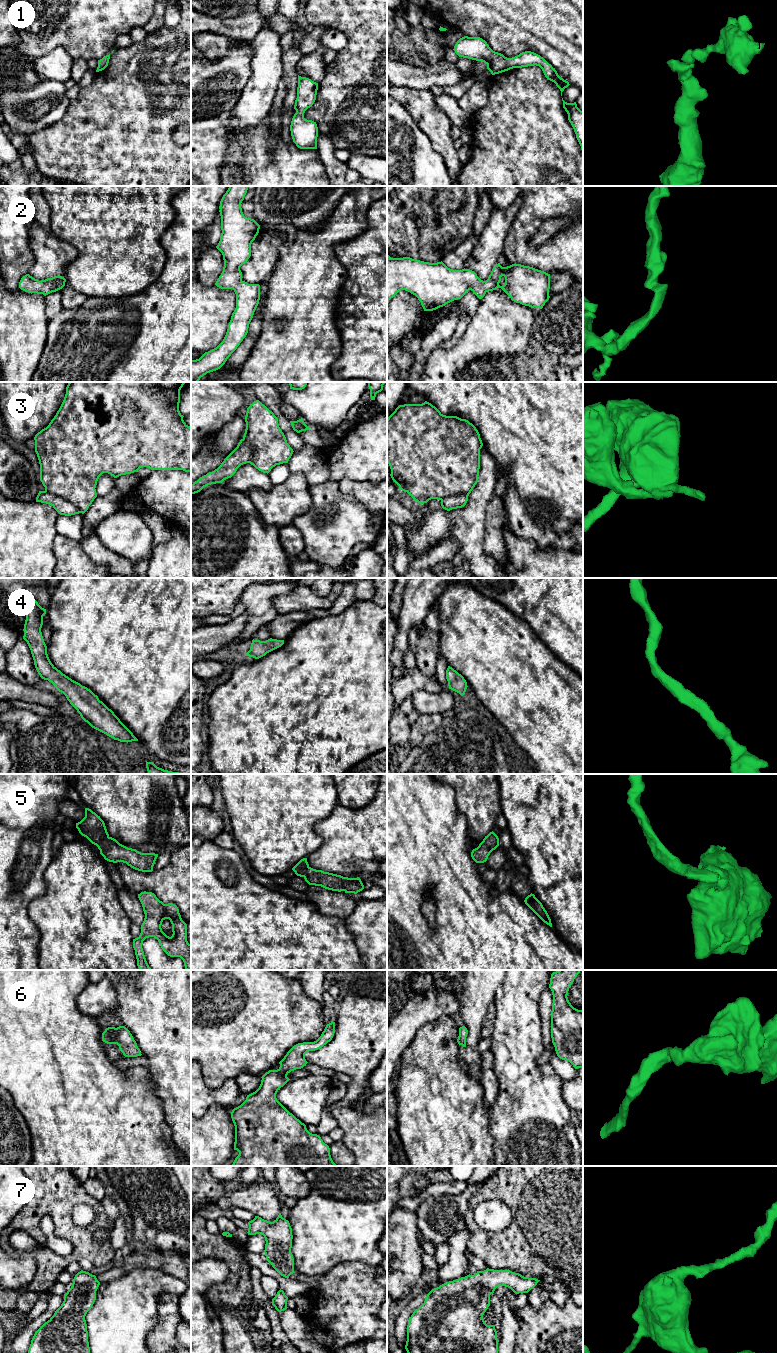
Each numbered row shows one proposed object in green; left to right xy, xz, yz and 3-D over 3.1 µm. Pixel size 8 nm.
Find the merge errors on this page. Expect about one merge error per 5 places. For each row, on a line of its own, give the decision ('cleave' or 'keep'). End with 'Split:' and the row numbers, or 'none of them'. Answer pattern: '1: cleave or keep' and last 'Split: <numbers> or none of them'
1: keep
2: keep
3: cleave
4: keep
5: keep
6: keep
7: keep
Split: 3

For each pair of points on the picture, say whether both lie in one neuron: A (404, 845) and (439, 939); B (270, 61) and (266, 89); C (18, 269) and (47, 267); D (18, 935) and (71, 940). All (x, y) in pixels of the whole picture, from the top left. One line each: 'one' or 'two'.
A: one
B: one
C: two
D: two

